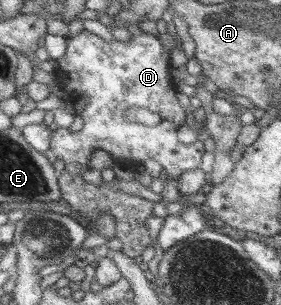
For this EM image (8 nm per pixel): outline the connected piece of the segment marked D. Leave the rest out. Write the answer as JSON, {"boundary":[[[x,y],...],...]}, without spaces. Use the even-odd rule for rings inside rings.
{"boundary":[[[83,29],[83,32],[74,38],[68,37],[65,55],[57,60],[56,82],[58,86],[65,88],[70,95],[69,100],[86,99],[87,103],[83,110],[76,115],[82,116],[84,125],[76,132],[68,128],[57,128],[50,133],[50,150],[54,152],[57,159],[62,159],[64,166],[67,164],[78,164],[78,166],[89,167],[90,158],[96,150],[108,152],[115,162],[121,162],[132,169],[146,163],[148,159],[160,164],[160,167],[172,179],[174,185],[180,175],[188,170],[194,170],[201,164],[202,155],[205,153],[204,143],[196,139],[194,142],[185,143],[178,137],[178,129],[181,124],[189,120],[186,109],[178,101],[178,90],[170,75],[170,53],[174,43],[171,39],[142,33],[132,35],[126,41],[104,41],[98,35]],[[129,108],[145,108],[150,112],[160,115],[162,122],[154,126],[144,126],[140,123],[132,124],[125,119],[125,112]]]}

